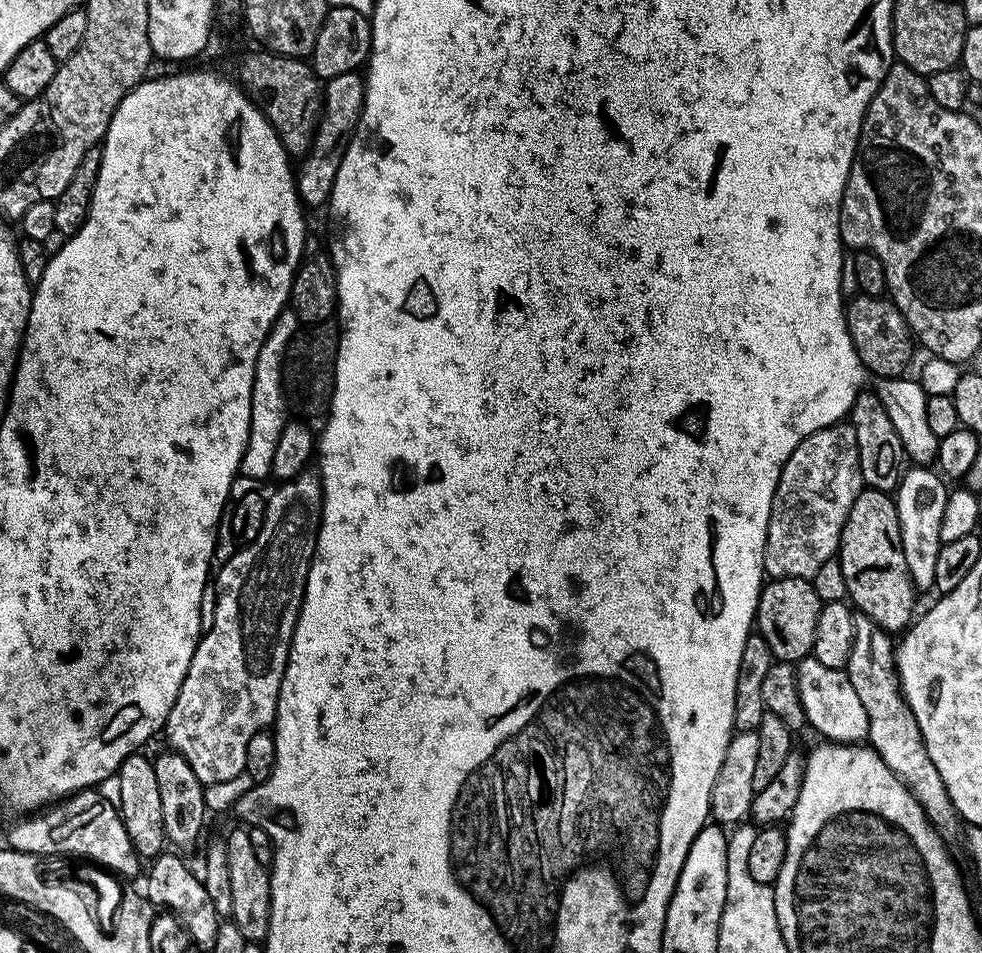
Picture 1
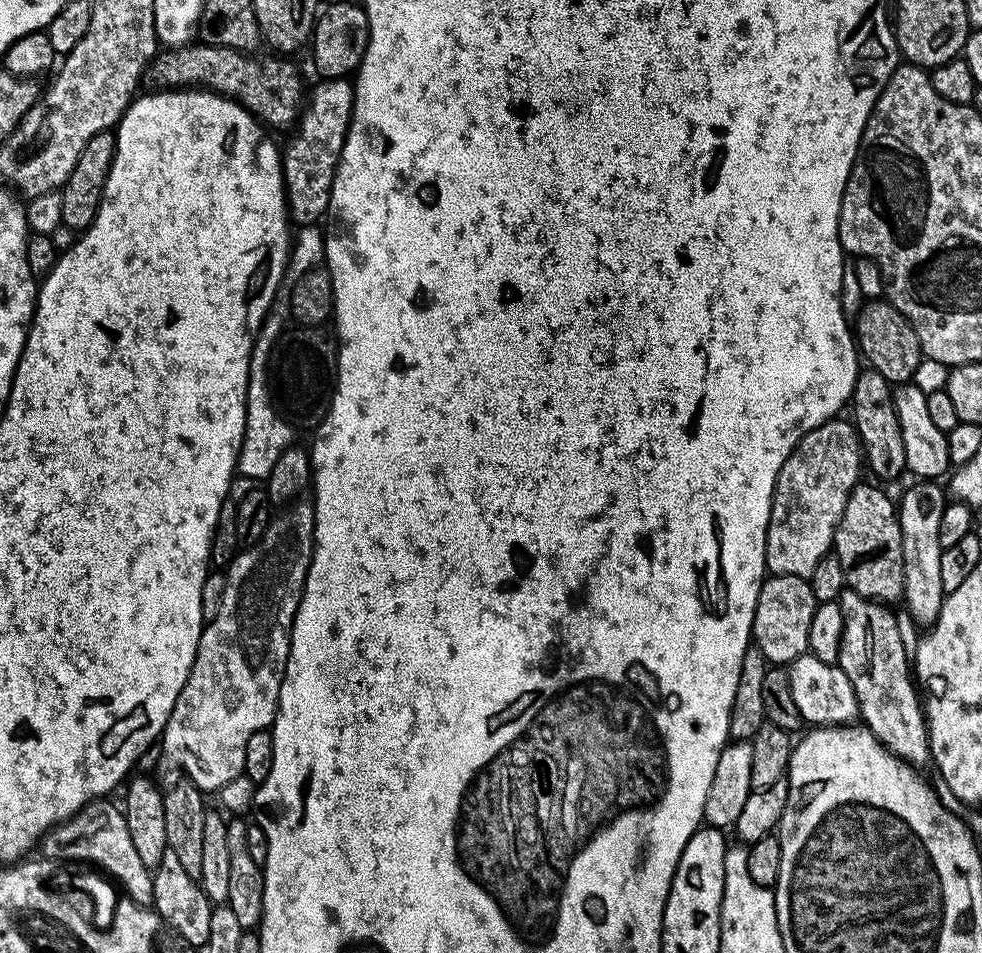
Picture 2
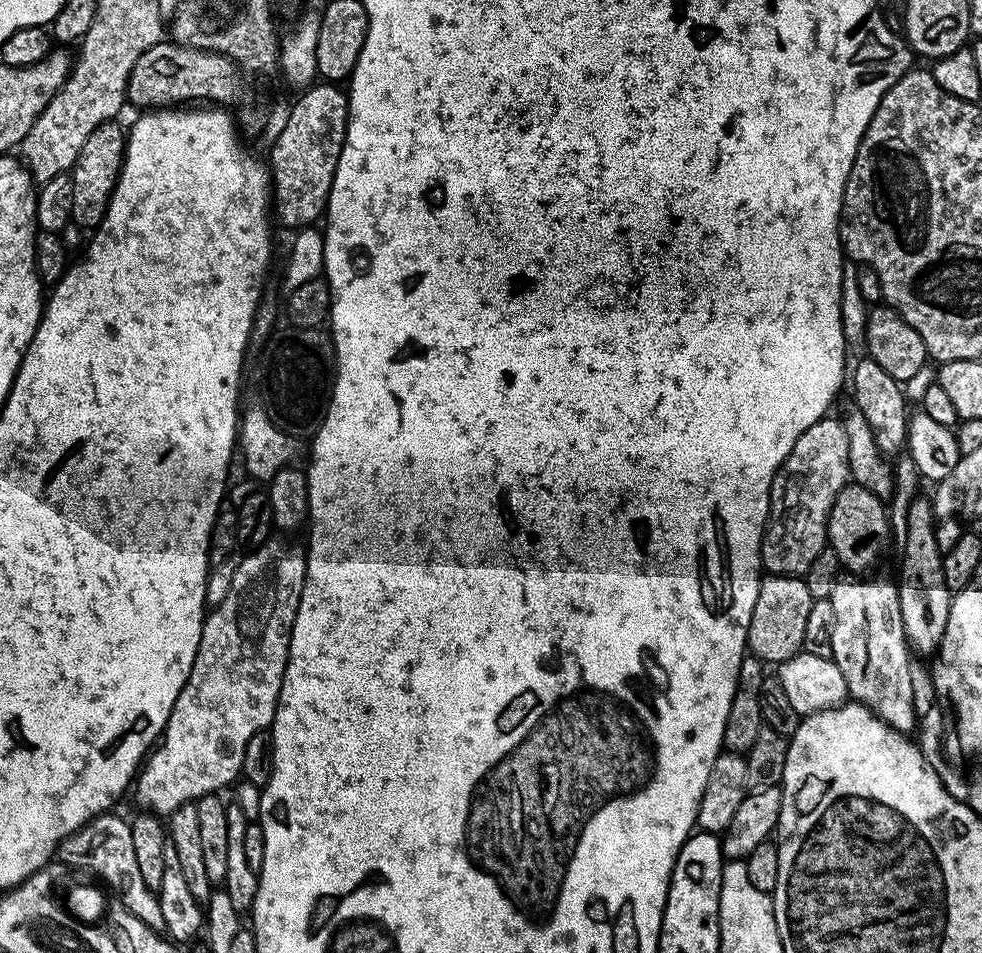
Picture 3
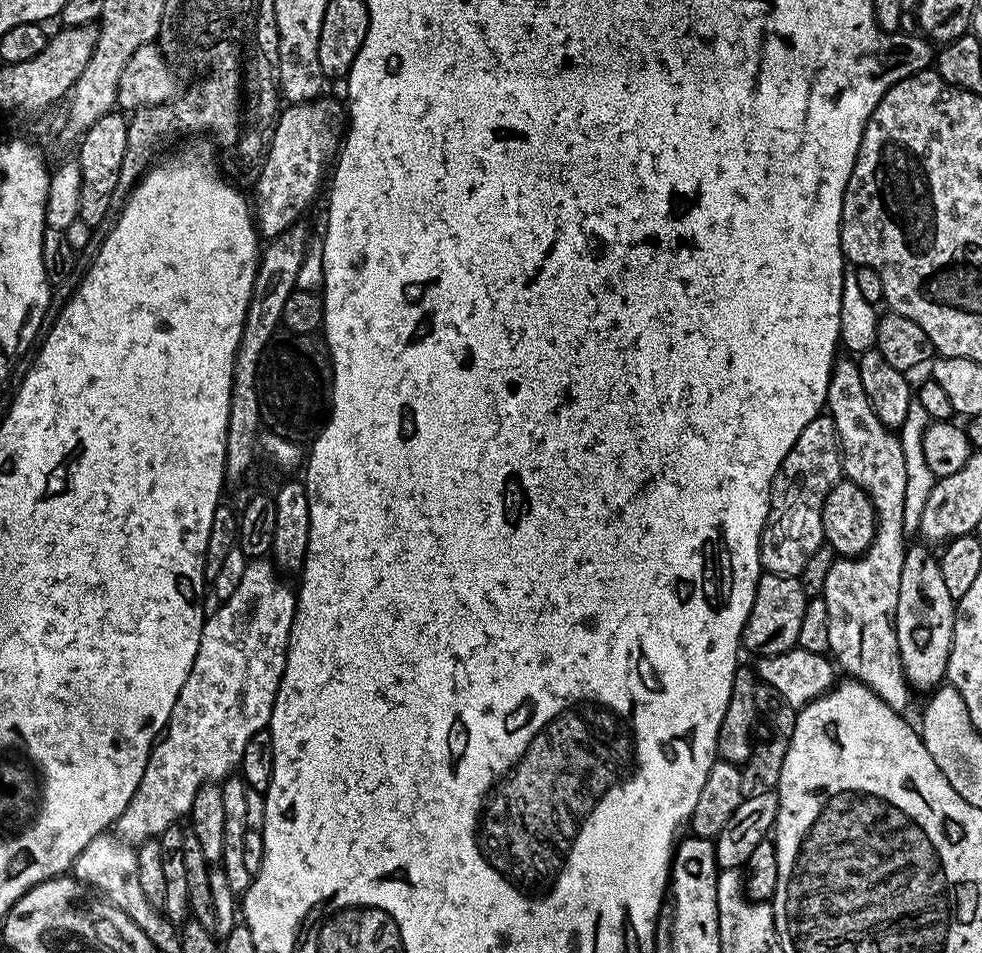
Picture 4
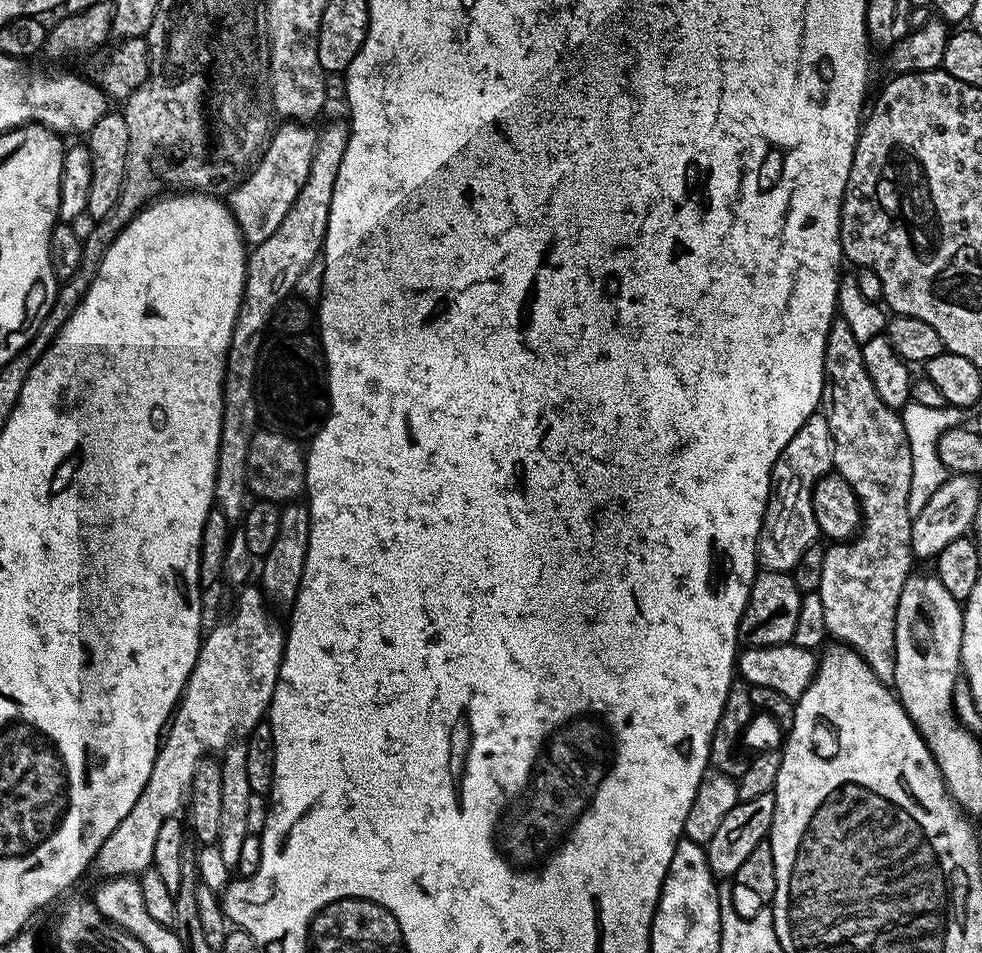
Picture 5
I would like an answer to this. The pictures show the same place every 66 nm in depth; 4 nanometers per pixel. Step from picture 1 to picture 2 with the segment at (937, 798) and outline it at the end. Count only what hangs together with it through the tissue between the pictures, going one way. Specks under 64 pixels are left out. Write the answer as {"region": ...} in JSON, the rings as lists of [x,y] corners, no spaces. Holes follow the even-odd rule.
{"region":[[[851,590],[842,591],[838,603],[844,623],[838,663],[846,678],[850,678],[850,686],[854,686],[854,694],[860,707],[858,716],[863,727],[870,729],[878,738],[878,742],[882,742],[899,760],[913,766],[921,766],[920,764],[924,763],[927,765],[930,760],[928,725],[924,719],[922,696],[910,675],[910,652],[909,649],[908,652],[904,649],[904,636],[896,625],[893,609],[881,604],[879,600],[868,600],[862,594]]]}

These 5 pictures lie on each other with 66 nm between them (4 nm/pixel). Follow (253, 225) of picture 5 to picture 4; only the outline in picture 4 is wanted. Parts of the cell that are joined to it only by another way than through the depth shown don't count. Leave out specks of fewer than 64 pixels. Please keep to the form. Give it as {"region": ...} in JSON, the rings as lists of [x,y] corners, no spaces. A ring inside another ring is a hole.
{"region":[[[321,95],[311,104],[288,104],[275,117],[270,143],[256,180],[254,219],[257,233],[271,242],[287,228],[301,223],[304,211],[316,200],[320,183],[325,183],[324,167],[337,155],[346,132],[346,108],[343,103]],[[284,112],[284,113],[283,113]],[[268,156],[268,157],[267,157]],[[329,159],[329,160],[328,160]]]}

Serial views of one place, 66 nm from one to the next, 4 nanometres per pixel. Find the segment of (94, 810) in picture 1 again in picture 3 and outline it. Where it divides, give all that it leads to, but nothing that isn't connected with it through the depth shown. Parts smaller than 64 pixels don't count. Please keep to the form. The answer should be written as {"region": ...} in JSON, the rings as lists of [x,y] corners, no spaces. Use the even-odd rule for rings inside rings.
{"region":[[[105,814],[96,816],[91,822],[85,824],[73,836],[67,836],[60,843],[58,849],[59,859],[77,860],[84,868],[97,872],[114,891],[120,895],[123,911],[138,918],[155,932],[163,933],[166,921],[162,919],[162,906],[159,895],[146,886],[141,871],[138,870],[137,855],[134,854],[133,839],[131,837],[131,823],[120,816]]]}

